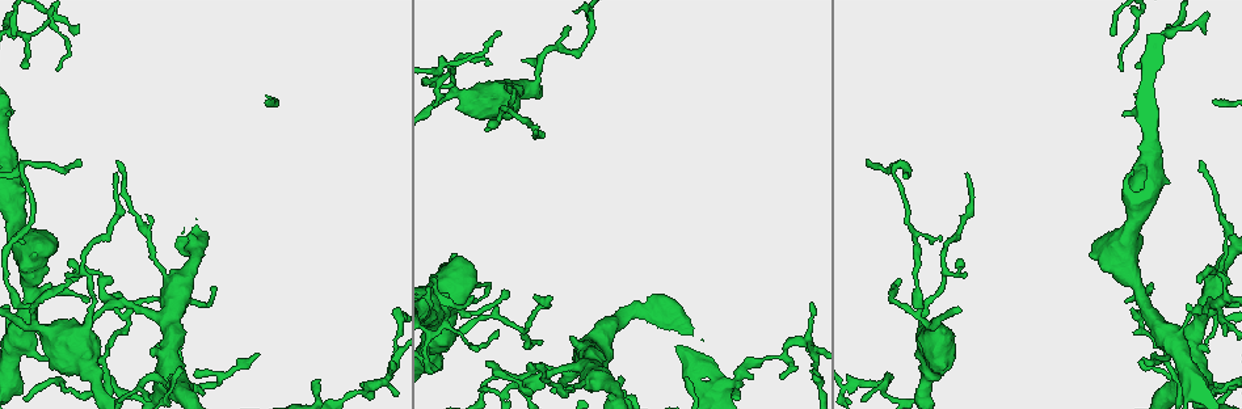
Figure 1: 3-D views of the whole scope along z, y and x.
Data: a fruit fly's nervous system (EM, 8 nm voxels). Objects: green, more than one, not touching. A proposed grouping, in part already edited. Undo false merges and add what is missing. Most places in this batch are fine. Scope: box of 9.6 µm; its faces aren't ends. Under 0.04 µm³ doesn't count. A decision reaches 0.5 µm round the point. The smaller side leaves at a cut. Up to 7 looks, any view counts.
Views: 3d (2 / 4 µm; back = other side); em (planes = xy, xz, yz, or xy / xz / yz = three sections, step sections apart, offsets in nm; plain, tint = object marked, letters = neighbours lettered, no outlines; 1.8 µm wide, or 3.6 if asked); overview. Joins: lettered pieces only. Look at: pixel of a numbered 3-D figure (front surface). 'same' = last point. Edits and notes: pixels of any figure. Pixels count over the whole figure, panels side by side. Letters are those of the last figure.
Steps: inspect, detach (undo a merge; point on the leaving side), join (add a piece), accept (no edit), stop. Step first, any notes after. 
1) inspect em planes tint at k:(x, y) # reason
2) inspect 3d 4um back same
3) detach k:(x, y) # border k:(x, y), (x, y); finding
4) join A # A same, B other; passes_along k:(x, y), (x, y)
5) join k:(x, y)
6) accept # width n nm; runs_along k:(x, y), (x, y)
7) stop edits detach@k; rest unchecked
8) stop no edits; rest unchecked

inspect 3d 4um at 1:(166, 378) # calibre changes

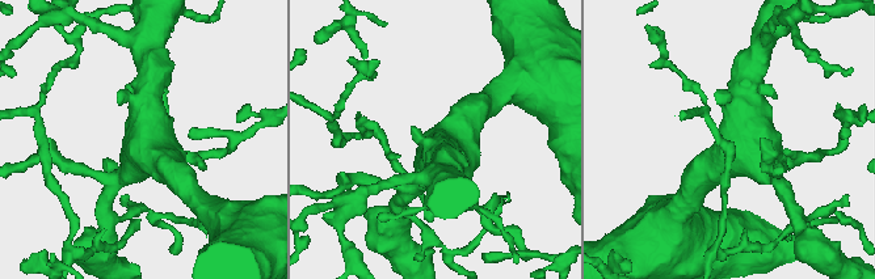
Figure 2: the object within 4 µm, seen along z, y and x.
inspect em yz step 4 tint at 2:(729, 138)

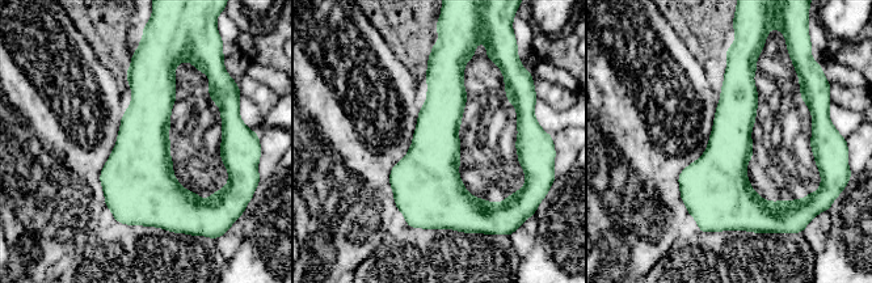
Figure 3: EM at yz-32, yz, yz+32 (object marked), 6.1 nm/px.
inspect em xz step 8 letters same # cut it another way

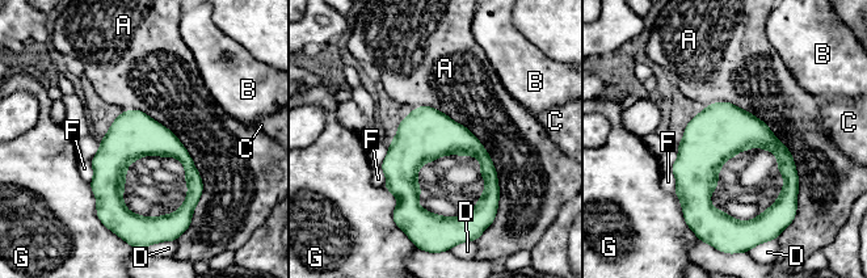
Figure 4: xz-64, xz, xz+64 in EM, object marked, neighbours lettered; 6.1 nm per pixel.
accept # A other, B other, C other, D other, F other, G other; border 4:(710, 102), (769, 127), (798, 198); all the same cell

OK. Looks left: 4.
inspect 3d 2um at 1:(68, 259) # tapers out

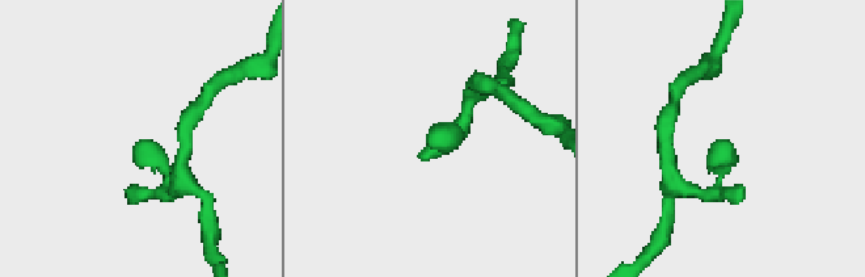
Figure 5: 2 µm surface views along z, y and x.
inspect em yz step 8 tint at 5:(433, 131)

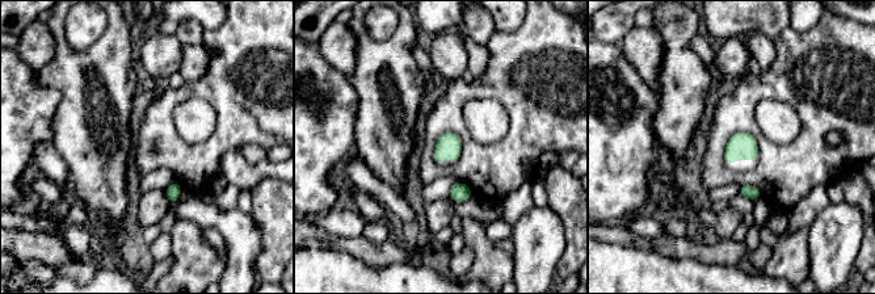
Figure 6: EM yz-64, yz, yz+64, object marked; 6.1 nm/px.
inspect em yz step 8 letters same # see the neighbours

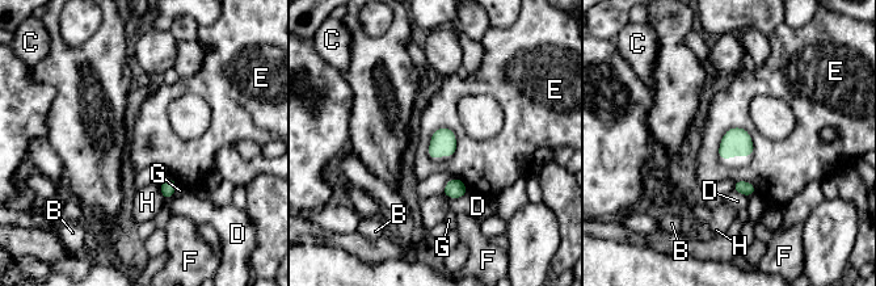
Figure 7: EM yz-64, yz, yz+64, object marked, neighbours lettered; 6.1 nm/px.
accept # B other, C other, D other, E other, F other, G other, H other; border 7:(451, 129), (433, 133), (432, 160); no lettered piece goes on from it

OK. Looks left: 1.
stop no edits; rest unchecked

